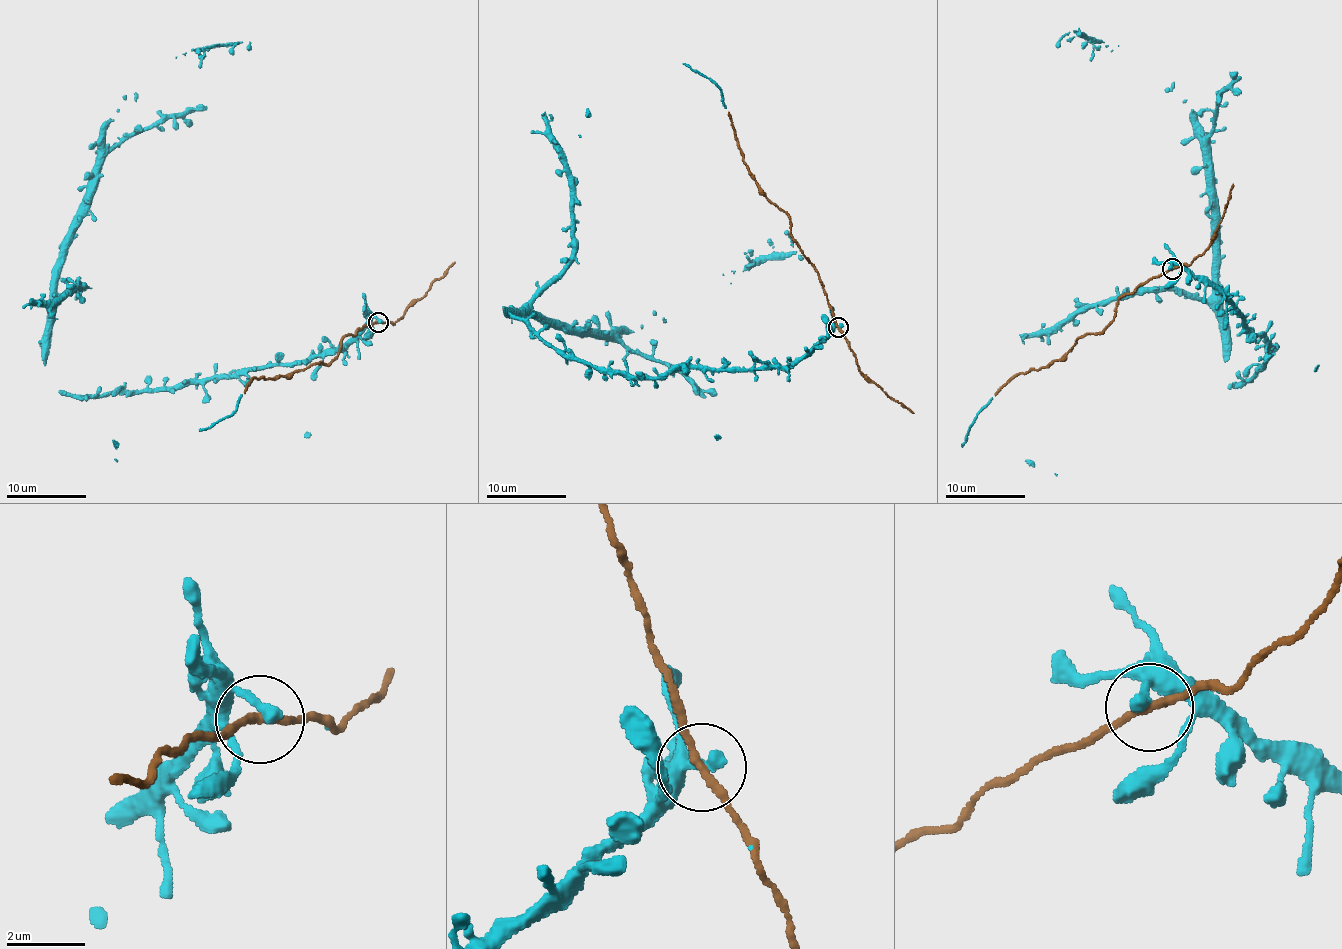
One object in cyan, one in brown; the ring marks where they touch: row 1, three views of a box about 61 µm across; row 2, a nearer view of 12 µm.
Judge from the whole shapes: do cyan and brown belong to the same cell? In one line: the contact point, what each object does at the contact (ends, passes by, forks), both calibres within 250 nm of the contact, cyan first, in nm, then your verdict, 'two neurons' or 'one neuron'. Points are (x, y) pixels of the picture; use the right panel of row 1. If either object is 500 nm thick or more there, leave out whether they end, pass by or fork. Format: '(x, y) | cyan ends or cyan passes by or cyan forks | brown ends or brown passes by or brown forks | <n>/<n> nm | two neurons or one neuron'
(1172, 268) | cyan ends | brown passes by | 320/200 nm | one neuron

